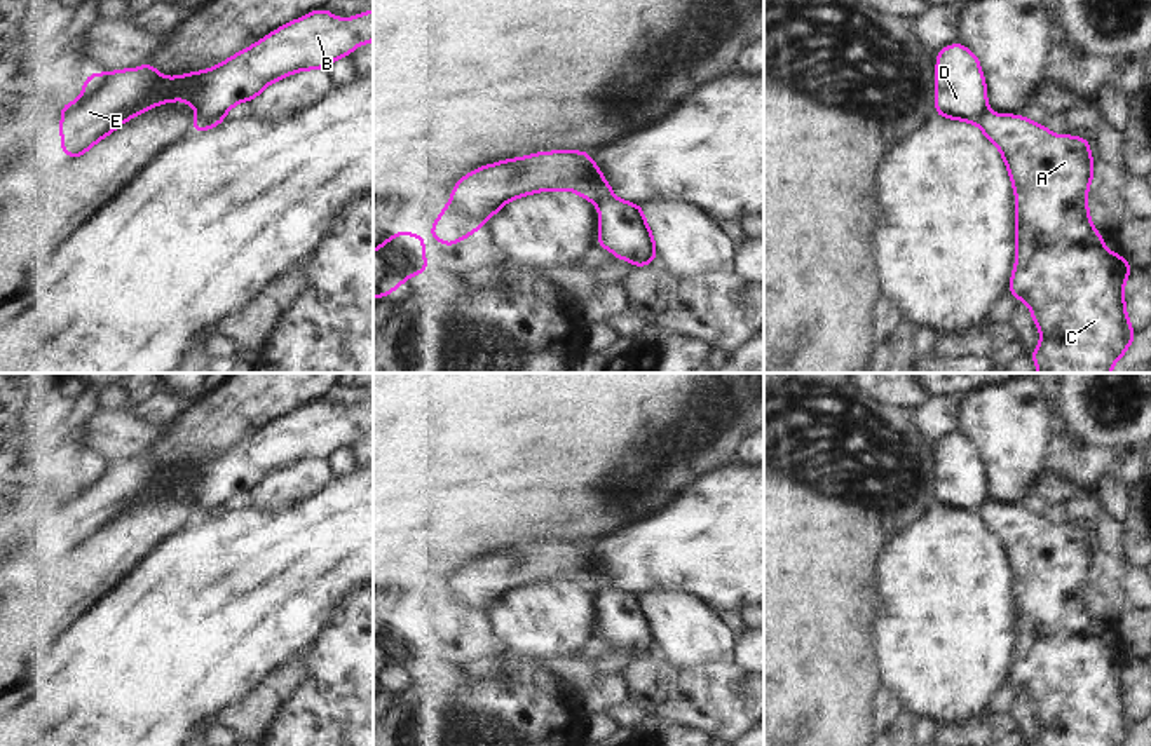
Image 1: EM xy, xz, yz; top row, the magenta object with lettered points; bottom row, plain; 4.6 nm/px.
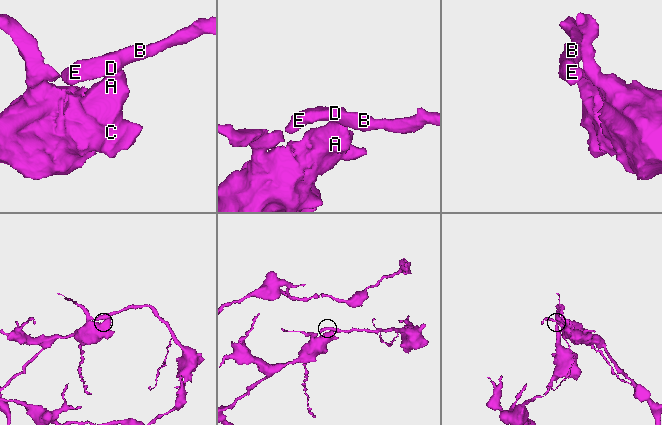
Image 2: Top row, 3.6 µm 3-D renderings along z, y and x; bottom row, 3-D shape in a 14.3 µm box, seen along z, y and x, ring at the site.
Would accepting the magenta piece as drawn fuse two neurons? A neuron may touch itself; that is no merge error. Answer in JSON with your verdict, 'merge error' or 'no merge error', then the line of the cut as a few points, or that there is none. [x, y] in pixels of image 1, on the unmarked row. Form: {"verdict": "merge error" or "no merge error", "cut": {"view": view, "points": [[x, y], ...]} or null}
{"verdict": "merge error", "cut": {"view": "xz", "points": [[612, 586], [597, 595]]}}

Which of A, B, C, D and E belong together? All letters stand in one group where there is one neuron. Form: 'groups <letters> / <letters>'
groups A C / B D E

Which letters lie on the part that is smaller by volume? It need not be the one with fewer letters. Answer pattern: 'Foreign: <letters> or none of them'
Foreign: B, D, E.

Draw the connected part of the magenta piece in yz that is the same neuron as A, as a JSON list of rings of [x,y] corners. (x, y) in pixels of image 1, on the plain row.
[[[987,500],[978,516],[1003,544],[1017,587],[1017,652],[1010,683],[1024,690],[1041,732],[1031,746],[1123,746],[1135,722],[1125,701],[1127,647],[1107,641],[1090,615],[1086,584],[1093,568],[1090,533],[1081,526],[1052,525],[1024,505]]]

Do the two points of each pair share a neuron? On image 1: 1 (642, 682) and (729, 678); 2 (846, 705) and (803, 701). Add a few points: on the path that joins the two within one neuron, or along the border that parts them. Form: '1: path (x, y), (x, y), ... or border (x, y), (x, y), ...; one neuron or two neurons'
1: path (663, 687), (708, 687); one neuron
2: path (836, 705), (813, 705); one neuron

